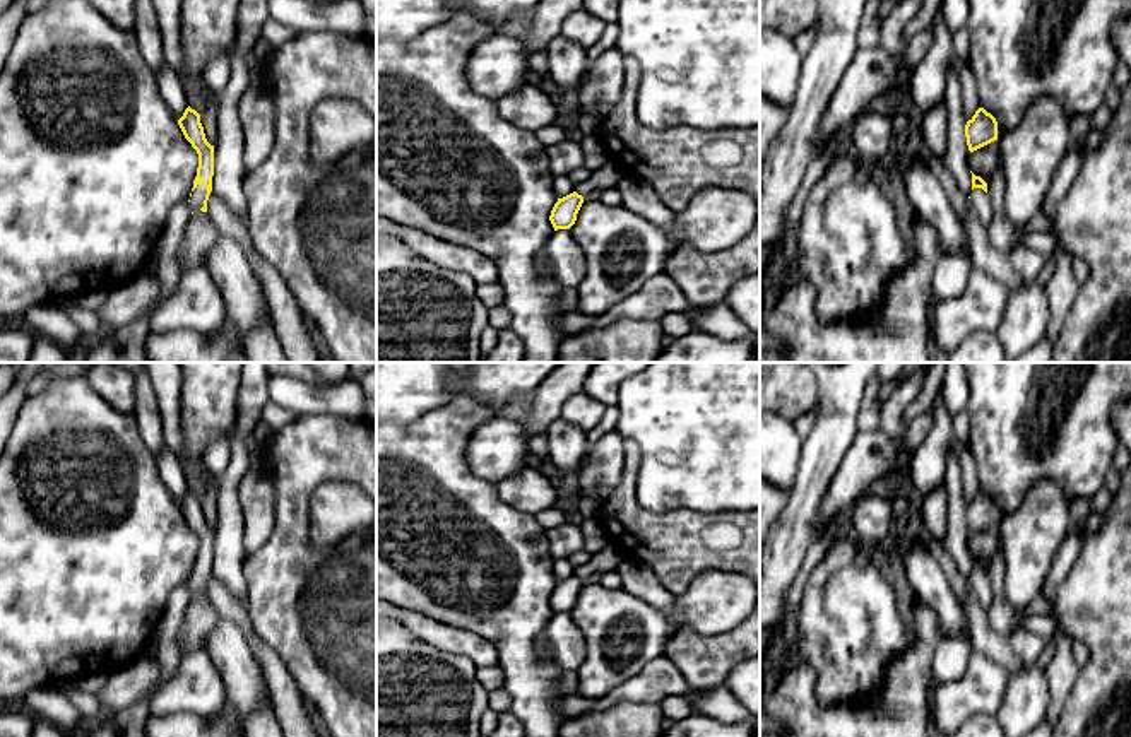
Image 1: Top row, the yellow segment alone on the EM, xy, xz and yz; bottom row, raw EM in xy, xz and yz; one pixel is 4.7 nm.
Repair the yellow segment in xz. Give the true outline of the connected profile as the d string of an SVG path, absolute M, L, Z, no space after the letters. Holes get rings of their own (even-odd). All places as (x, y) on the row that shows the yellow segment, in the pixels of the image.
M577 192L563 198L558 198L549 215L554 231L570 229L577 221L577 214L582 203L583 203L583 197L578 195Z

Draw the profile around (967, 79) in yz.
M968 60L963 62L962 67L958 68L958 77L960 77L960 87L962 87L963 111L968 121L980 108L977 82Z

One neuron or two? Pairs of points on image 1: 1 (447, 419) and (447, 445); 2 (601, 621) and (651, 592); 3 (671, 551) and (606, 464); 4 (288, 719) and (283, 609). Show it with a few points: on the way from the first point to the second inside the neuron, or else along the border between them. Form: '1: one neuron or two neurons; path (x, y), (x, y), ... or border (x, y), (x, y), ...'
1: one neuron; path (447, 426), (447, 438)
2: two neurons; border (621, 587), (661, 609), (669, 609), (675, 604)
3: two neurons; border (623, 442), (623, 476), (618, 488), (608, 498)
4: two neurons; border (259, 636), (278, 654), (305, 698)

